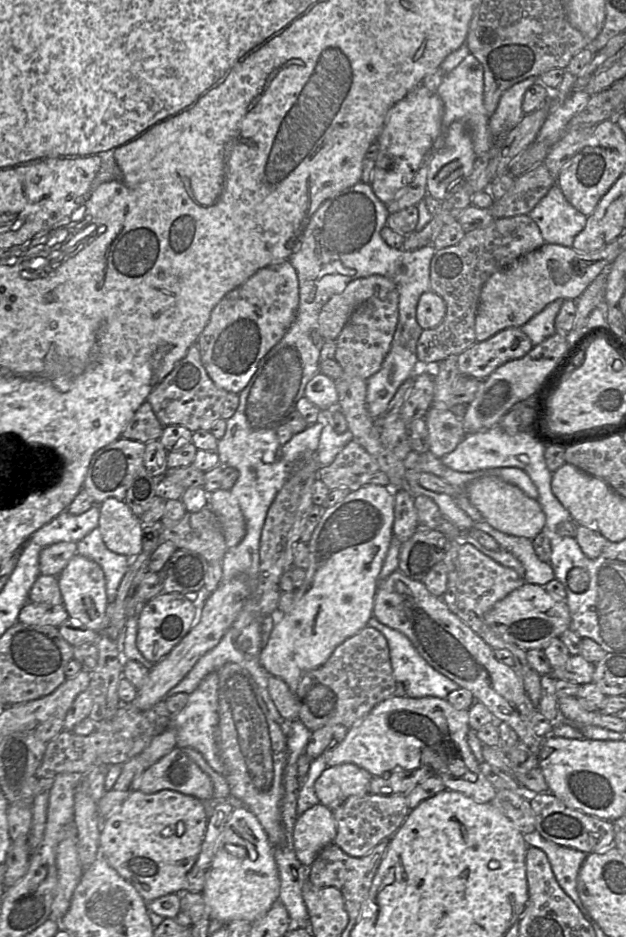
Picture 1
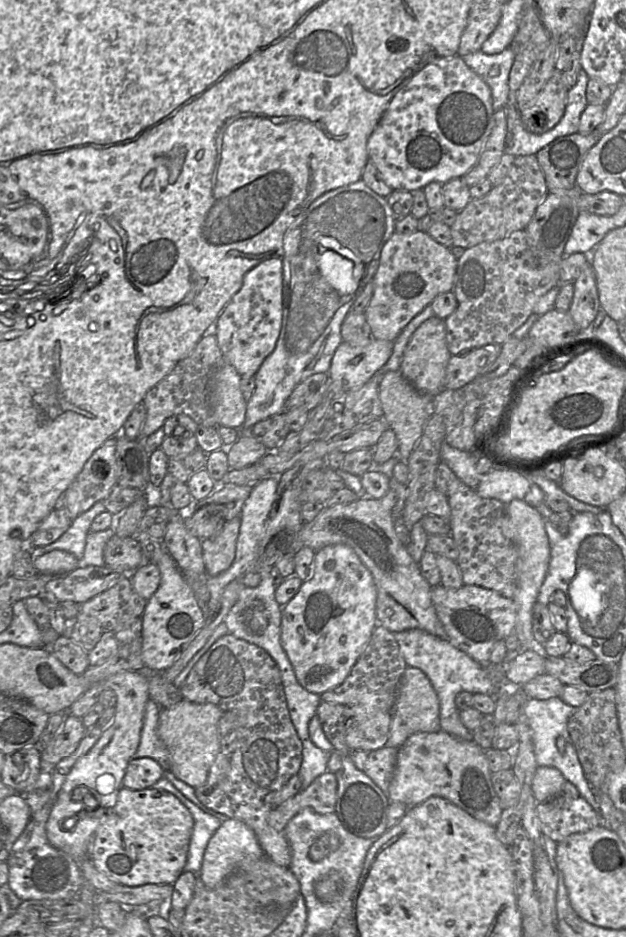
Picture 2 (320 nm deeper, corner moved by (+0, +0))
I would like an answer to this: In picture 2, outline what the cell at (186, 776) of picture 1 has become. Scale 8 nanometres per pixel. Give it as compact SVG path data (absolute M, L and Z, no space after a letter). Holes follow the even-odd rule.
M149 757L133 758L128 764L123 786L132 790L150 788L163 774L164 770L156 760Z

